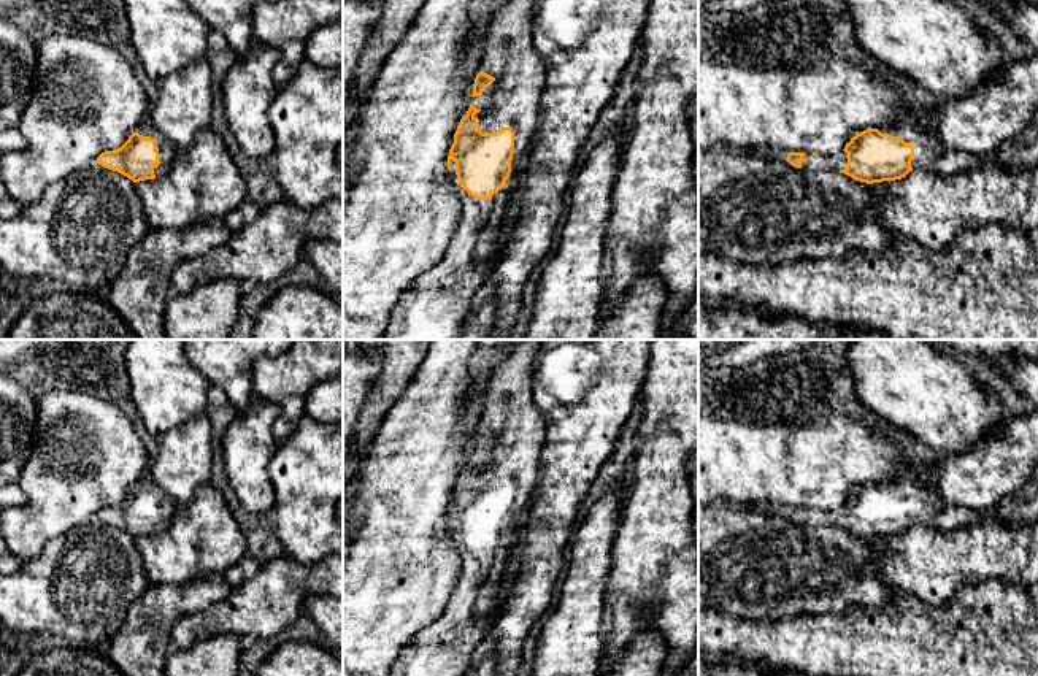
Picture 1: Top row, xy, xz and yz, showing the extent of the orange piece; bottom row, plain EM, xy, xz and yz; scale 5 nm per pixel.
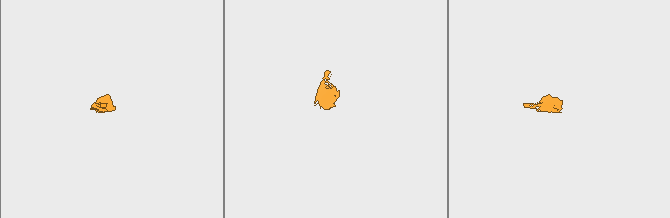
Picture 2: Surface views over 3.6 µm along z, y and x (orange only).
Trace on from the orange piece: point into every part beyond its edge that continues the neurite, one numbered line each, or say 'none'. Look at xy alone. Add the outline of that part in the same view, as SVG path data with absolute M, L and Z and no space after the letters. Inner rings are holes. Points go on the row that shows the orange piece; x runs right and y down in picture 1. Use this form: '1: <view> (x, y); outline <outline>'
1: xy (167, 151); outline M141 124L136 129L136 132L143 136L151 136L156 141L156 144L159 148L160 163L159 163L157 168L154 168L154 175L156 175L156 178L163 176L168 171L178 149L165 136L162 136L156 129L152 129L151 125Z

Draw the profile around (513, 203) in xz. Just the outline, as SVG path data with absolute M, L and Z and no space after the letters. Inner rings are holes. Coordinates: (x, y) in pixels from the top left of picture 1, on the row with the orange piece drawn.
M521 160L519 163L511 165L511 173L506 181L508 189L509 189L508 200L506 200L506 209L505 209L503 221L498 227L495 248L489 257L489 260L486 262L487 273L494 268L497 259L500 257L503 246L508 243L509 230L519 217L521 197L522 197L521 181L522 181L524 168L525 168L525 160Z

